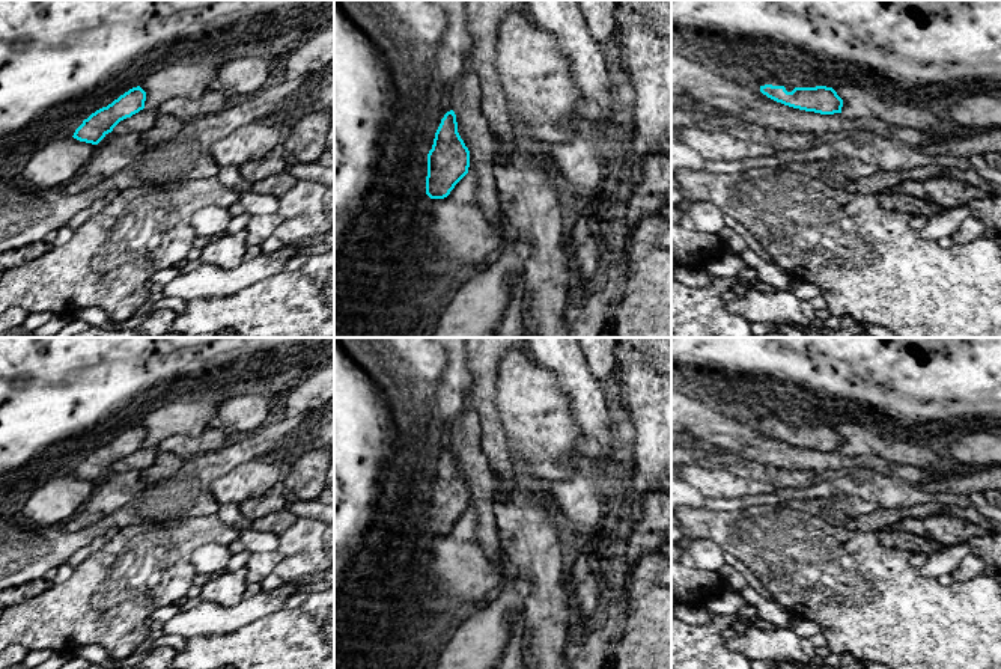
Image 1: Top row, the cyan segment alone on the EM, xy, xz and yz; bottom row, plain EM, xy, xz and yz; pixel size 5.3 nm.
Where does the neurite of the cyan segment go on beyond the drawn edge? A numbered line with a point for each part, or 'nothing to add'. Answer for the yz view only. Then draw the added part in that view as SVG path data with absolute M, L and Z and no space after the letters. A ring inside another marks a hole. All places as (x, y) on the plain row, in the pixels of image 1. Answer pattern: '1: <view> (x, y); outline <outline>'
1: yz (774, 418); outline M768 413L760 423L765 423L765 422L784 423L787 429L792 429L795 426L795 423L792 423L790 420L787 420L778 413Z

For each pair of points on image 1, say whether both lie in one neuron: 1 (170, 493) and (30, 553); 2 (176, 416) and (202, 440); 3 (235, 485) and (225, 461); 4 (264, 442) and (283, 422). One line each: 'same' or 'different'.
1: same
2: different
3: different
4: same

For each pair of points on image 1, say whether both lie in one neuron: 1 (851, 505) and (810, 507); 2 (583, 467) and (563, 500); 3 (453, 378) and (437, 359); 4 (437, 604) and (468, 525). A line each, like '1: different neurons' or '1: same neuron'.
1: same neuron
2: same neuron
3: different neurons
4: same neuron

